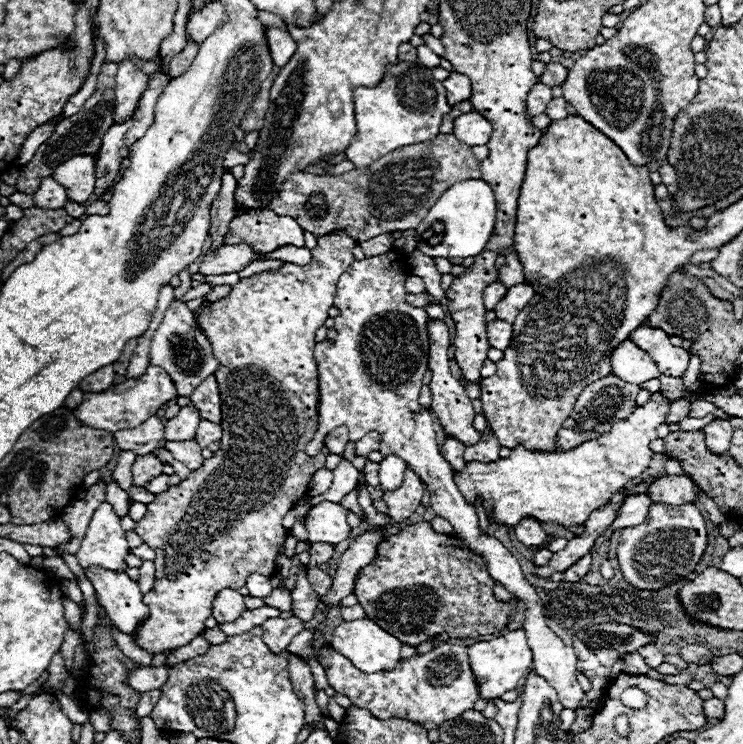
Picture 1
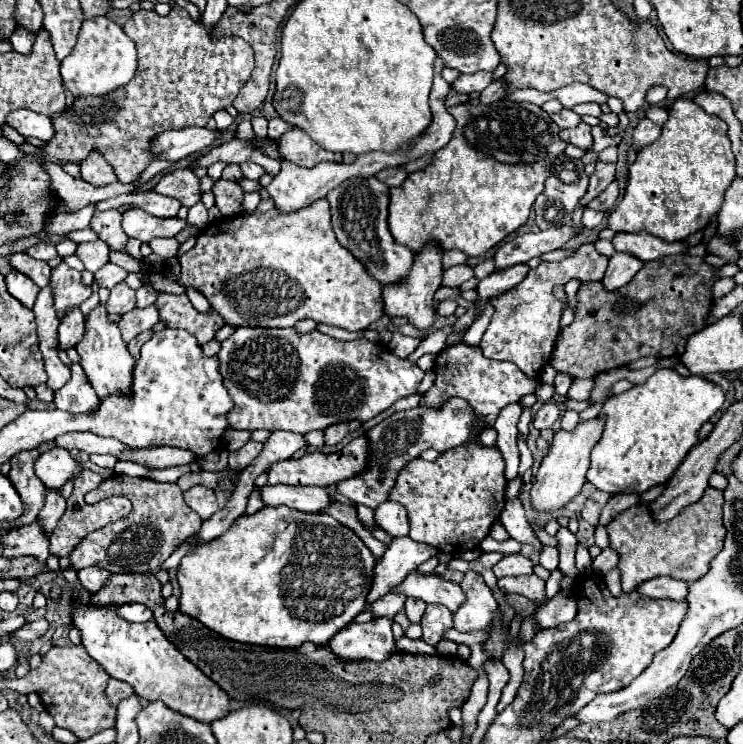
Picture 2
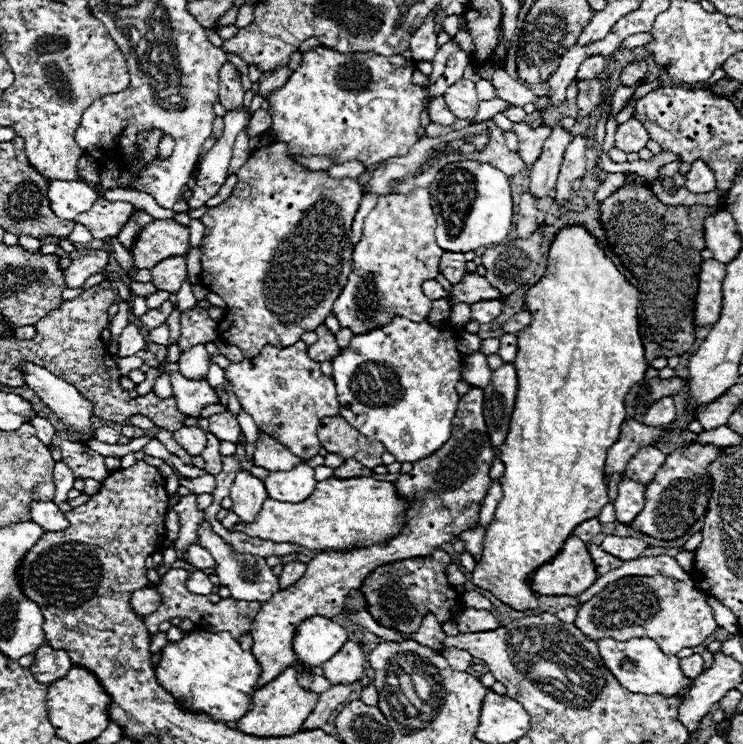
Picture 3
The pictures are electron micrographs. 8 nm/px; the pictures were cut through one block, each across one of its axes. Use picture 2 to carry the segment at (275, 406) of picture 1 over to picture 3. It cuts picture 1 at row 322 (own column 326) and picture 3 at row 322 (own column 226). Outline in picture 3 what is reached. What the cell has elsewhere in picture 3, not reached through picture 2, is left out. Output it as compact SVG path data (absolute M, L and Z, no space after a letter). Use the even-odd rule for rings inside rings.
M274 142L268 148L252 152L236 174L238 184L232 196L202 216L206 230L202 238L200 276L212 278L202 280L202 286L226 302L224 320L218 322L218 336L226 344L240 348L244 358L252 358L268 344L288 348L304 332L318 332L324 326L334 300L352 272L350 226L362 200L362 186L350 178L334 180L326 172L310 172L294 164L284 142Z

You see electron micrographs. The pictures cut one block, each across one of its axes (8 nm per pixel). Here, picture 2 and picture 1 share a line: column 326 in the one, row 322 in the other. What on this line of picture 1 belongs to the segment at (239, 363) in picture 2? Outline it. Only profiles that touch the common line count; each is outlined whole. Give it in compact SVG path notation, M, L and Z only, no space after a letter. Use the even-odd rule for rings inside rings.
M396 250L364 260L354 260L340 276L334 296L334 306L340 308L340 316L334 318L334 330L338 336L334 340L316 344L314 350L320 376L320 426L314 440L306 446L306 454L316 456L330 430L336 426L348 426L350 440L356 442L366 432L378 432L382 436L380 454L384 458L396 454L412 464L412 468L428 486L432 496L432 510L436 516L446 518L454 526L454 536L460 536L468 548L484 556L486 568L494 580L504 584L504 588L508 588L516 600L524 602L526 618L522 630L528 638L528 646L534 652L534 670L552 682L564 708L576 710L584 692L574 678L574 648L566 648L562 640L546 626L542 600L536 588L526 580L518 560L500 540L480 530L474 506L458 490L452 478L452 468L438 450L434 418L430 410L422 410L418 404L422 376L428 370L428 316L424 308L414 308L404 302L406 276L408 266L404 254L398 256ZM398 262L400 270L392 270L392 266Z

